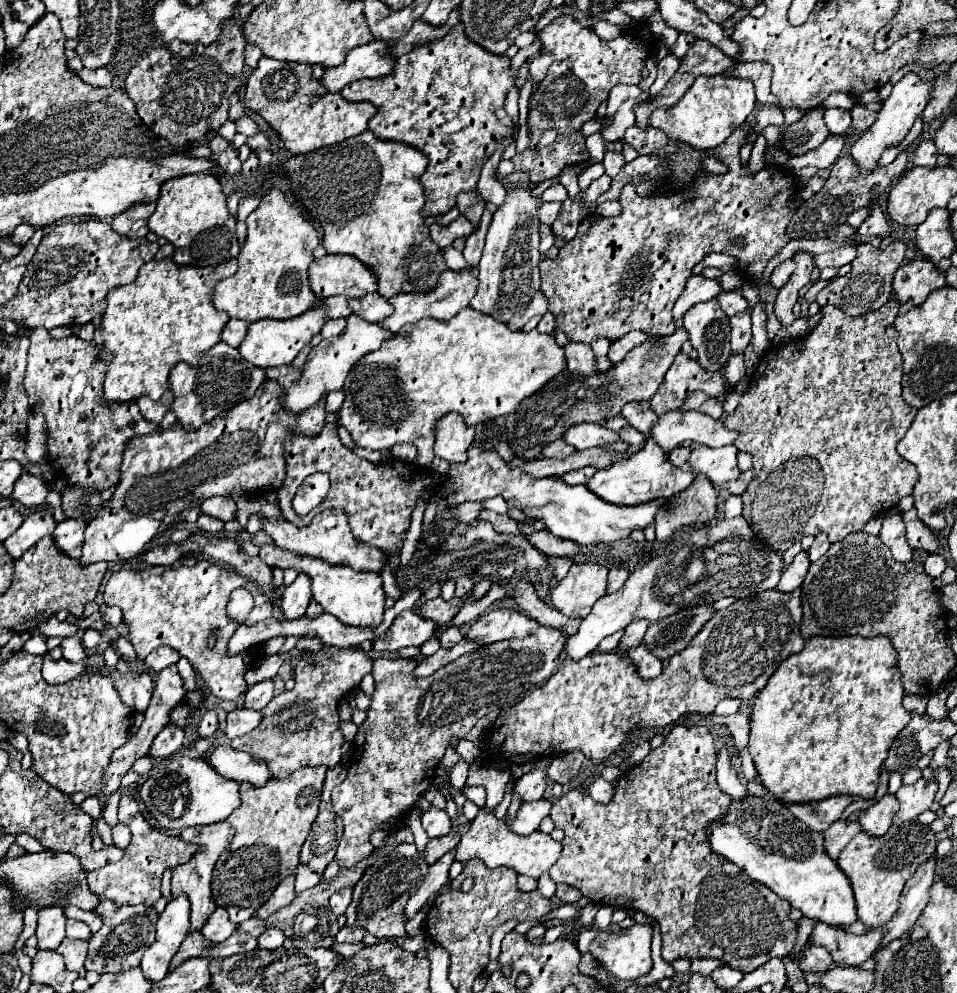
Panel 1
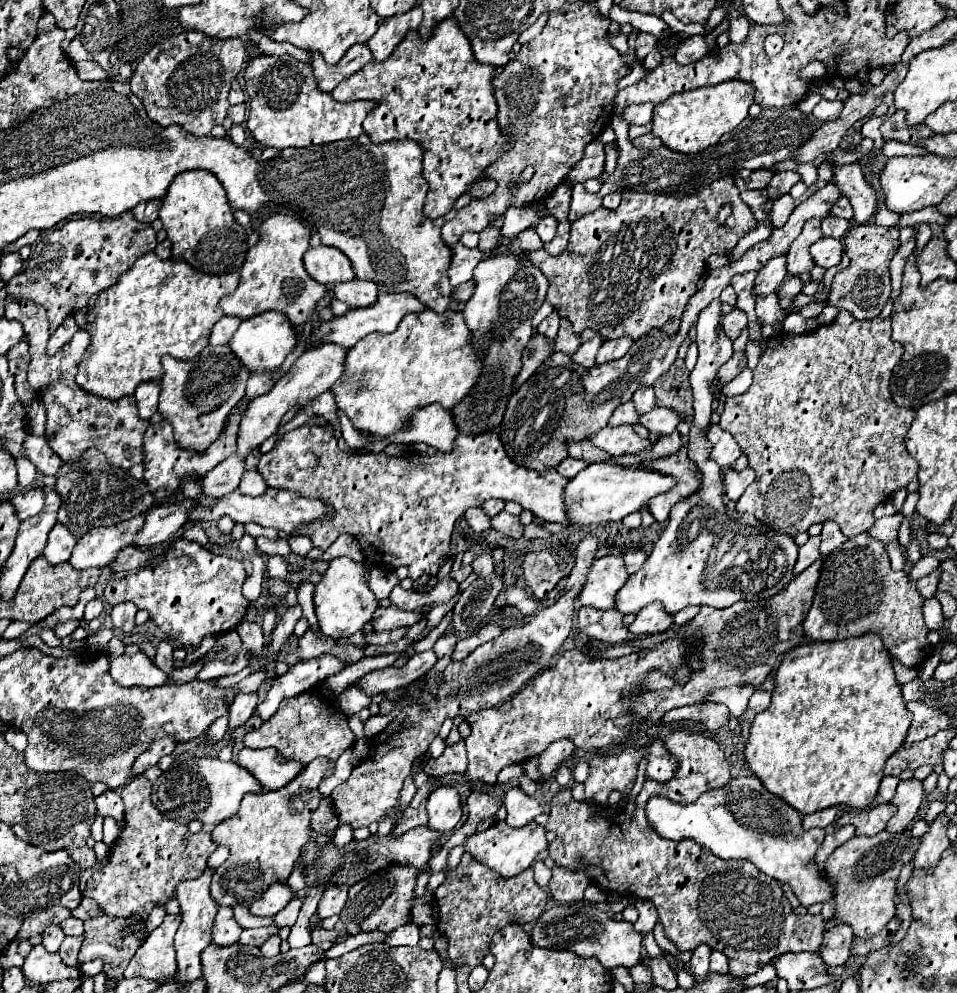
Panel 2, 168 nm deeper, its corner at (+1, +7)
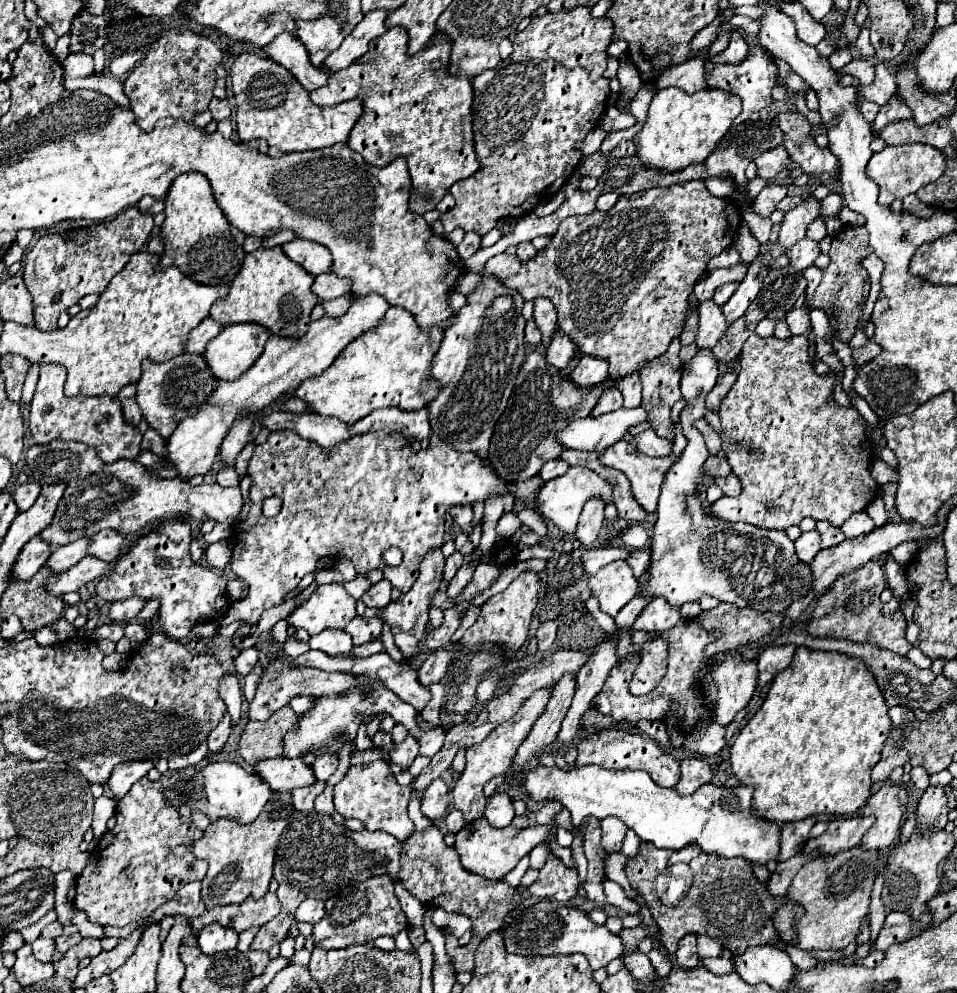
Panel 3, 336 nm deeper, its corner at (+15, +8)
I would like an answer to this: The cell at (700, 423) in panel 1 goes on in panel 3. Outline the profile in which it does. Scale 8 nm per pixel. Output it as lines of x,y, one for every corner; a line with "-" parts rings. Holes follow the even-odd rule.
619,408
617,412
593,418
581,418
573,420
567,428
557,432
557,440
565,448
573,450
597,450
601,452
607,446
617,444
629,428
647,422
647,412
645,408

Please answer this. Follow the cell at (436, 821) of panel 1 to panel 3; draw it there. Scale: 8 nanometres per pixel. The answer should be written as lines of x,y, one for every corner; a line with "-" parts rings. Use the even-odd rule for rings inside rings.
437,778
433,780
433,784
427,788
423,800
421,800
421,812
423,816
427,816
433,822
443,820
449,814
449,788
447,784

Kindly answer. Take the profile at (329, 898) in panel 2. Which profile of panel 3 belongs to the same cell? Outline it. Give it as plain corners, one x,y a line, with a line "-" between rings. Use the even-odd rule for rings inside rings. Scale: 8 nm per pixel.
307,898
299,904
297,912
295,912
295,920
299,922
319,922
321,916
325,916
325,902
321,900
313,900
313,898

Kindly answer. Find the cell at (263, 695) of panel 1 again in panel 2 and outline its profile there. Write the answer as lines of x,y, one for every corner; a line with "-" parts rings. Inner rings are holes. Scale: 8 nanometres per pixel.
255,693
237,695
235,701
231,703
231,709
229,709
229,729
227,729
227,733
233,733
237,727
241,727
253,715
255,705
257,705

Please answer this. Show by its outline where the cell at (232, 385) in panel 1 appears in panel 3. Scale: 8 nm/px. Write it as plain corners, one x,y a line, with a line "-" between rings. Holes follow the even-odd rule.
183,352
167,362
143,360
141,370
143,374
137,382
137,404
149,426
163,438
169,438
183,418
197,414
201,404
207,402
207,396
213,394
213,388
219,384
217,378
209,372
209,364
205,364
201,354

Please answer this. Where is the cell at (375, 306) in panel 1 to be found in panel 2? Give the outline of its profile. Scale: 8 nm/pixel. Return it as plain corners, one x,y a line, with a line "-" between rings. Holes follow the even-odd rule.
355,279
355,281
347,281
347,283
337,283
333,287
333,295
339,301
347,303
349,307
367,307
377,301
379,291
373,281

